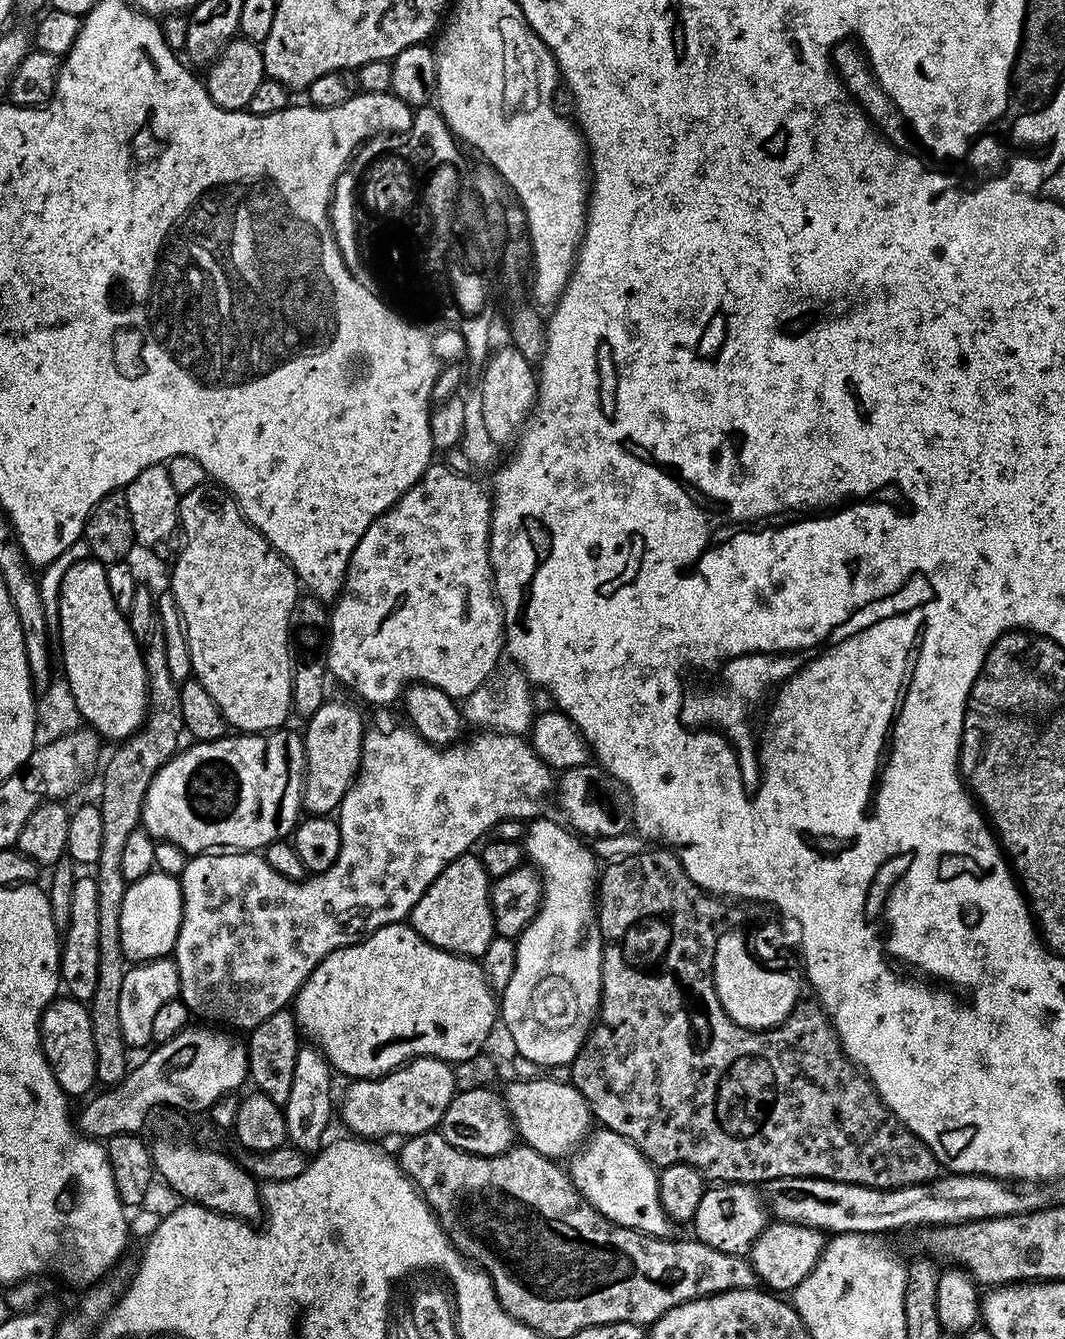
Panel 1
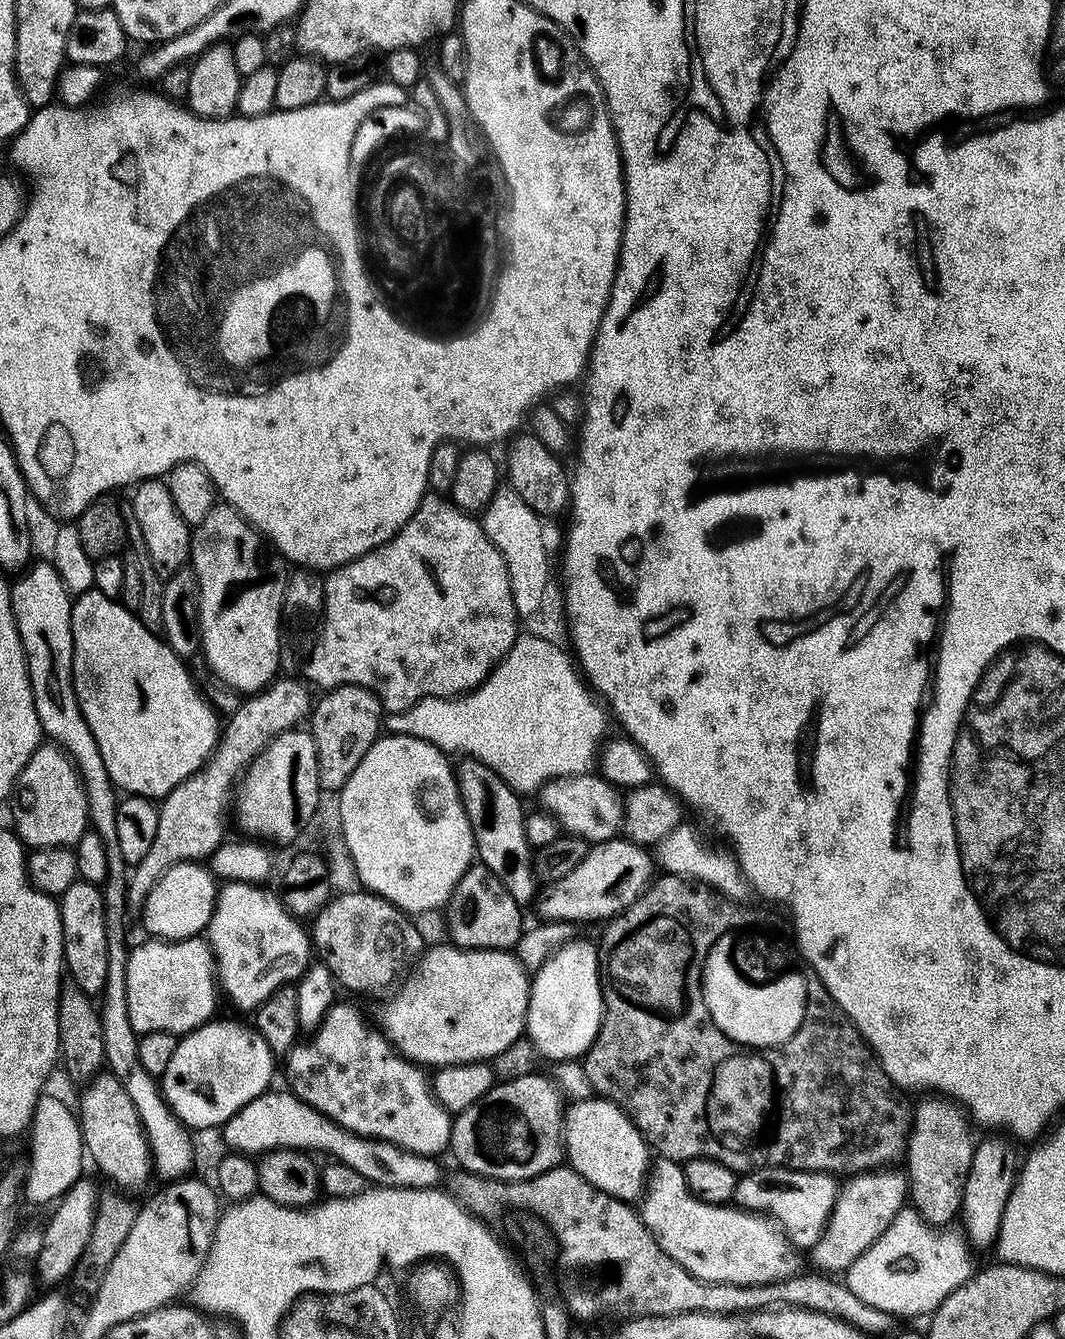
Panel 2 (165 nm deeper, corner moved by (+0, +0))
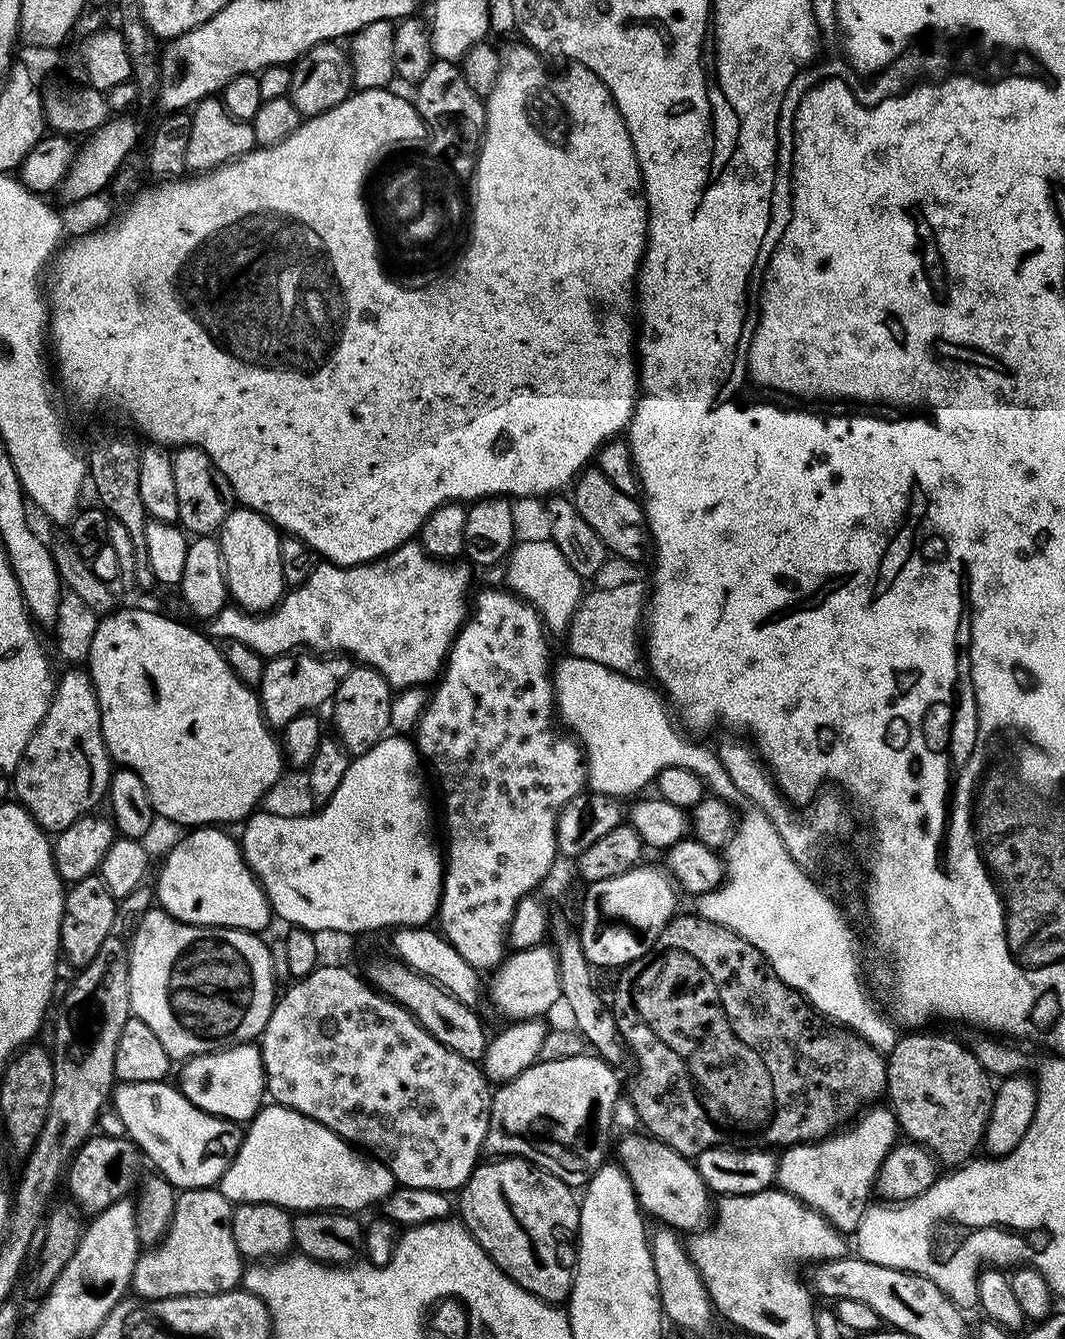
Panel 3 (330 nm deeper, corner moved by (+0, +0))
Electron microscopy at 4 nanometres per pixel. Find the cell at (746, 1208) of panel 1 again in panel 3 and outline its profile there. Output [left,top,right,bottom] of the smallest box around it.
[775,1107,898,1234]

